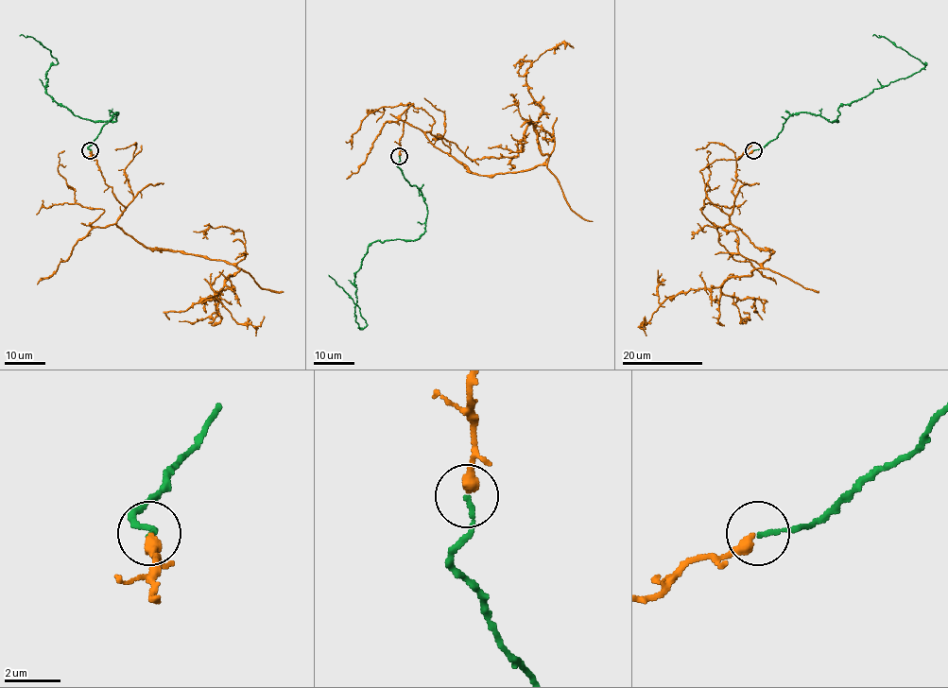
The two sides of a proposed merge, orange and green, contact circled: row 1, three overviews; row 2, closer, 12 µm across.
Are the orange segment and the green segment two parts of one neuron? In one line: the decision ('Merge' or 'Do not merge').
Merge

